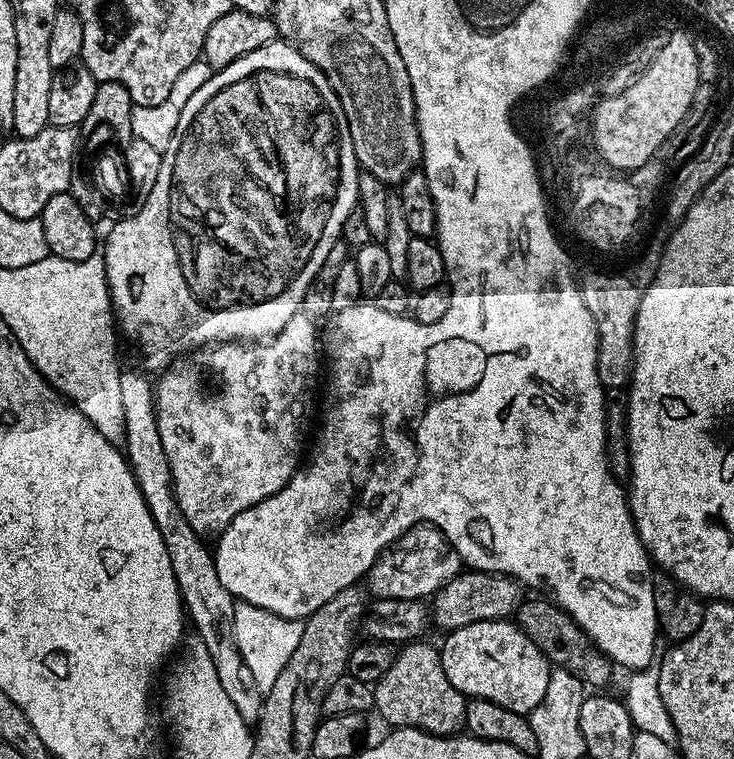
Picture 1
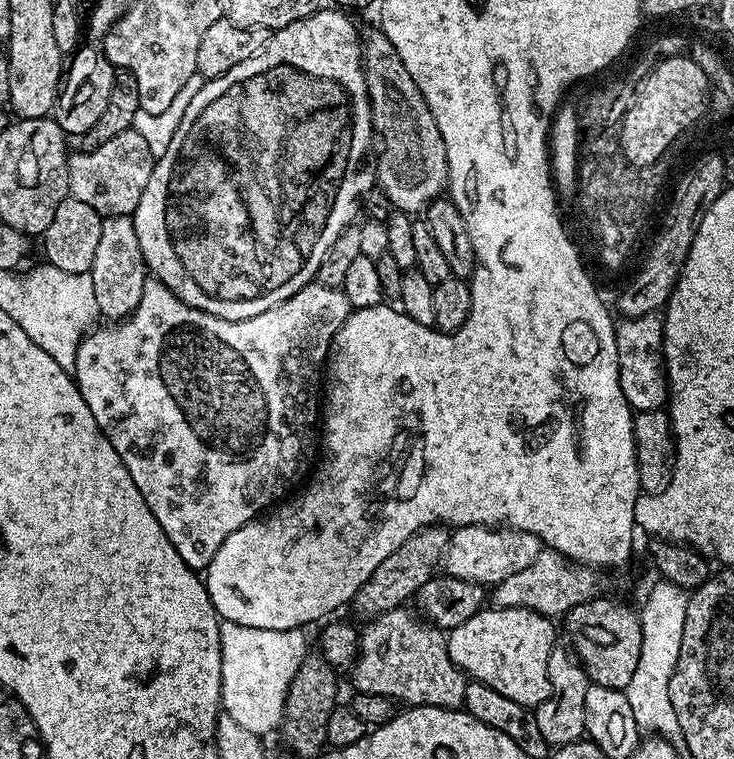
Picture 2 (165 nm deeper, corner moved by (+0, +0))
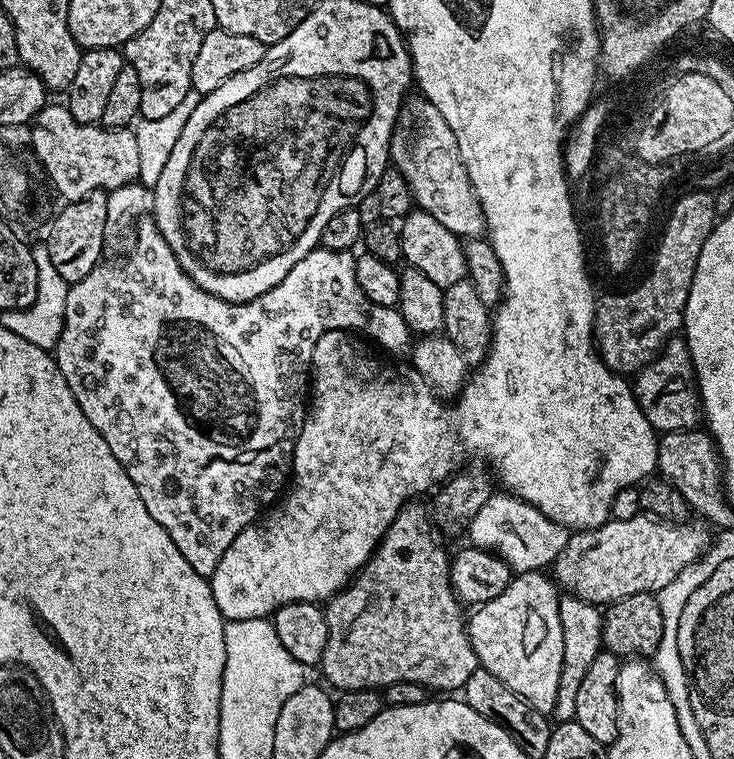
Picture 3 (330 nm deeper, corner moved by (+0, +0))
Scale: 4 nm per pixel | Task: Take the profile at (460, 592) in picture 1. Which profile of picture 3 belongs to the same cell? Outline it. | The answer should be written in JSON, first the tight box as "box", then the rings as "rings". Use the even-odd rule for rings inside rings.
{"box":[554,514,710,606],"rings":[[[637,514],[625,520],[609,519],[597,528],[573,531],[556,559],[554,579],[565,593],[597,606],[630,598],[630,594],[658,594],[669,582],[674,582],[679,572],[701,559],[710,547],[709,529],[703,523],[692,523]]]}

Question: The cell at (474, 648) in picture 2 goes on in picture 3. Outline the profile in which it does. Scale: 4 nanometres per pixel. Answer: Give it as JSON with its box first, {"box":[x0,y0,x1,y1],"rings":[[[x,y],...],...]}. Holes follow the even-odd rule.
{"box":[466,571,562,714],"rings":[[[538,571],[513,575],[510,586],[506,586],[498,598],[490,598],[490,602],[479,605],[473,611],[476,613],[467,617],[466,627],[477,665],[490,670],[498,682],[510,686],[510,690],[530,702],[534,710],[551,714],[554,702],[558,702],[558,678],[562,678],[562,618],[558,618],[558,585],[551,575],[544,575],[548,574]]]}

